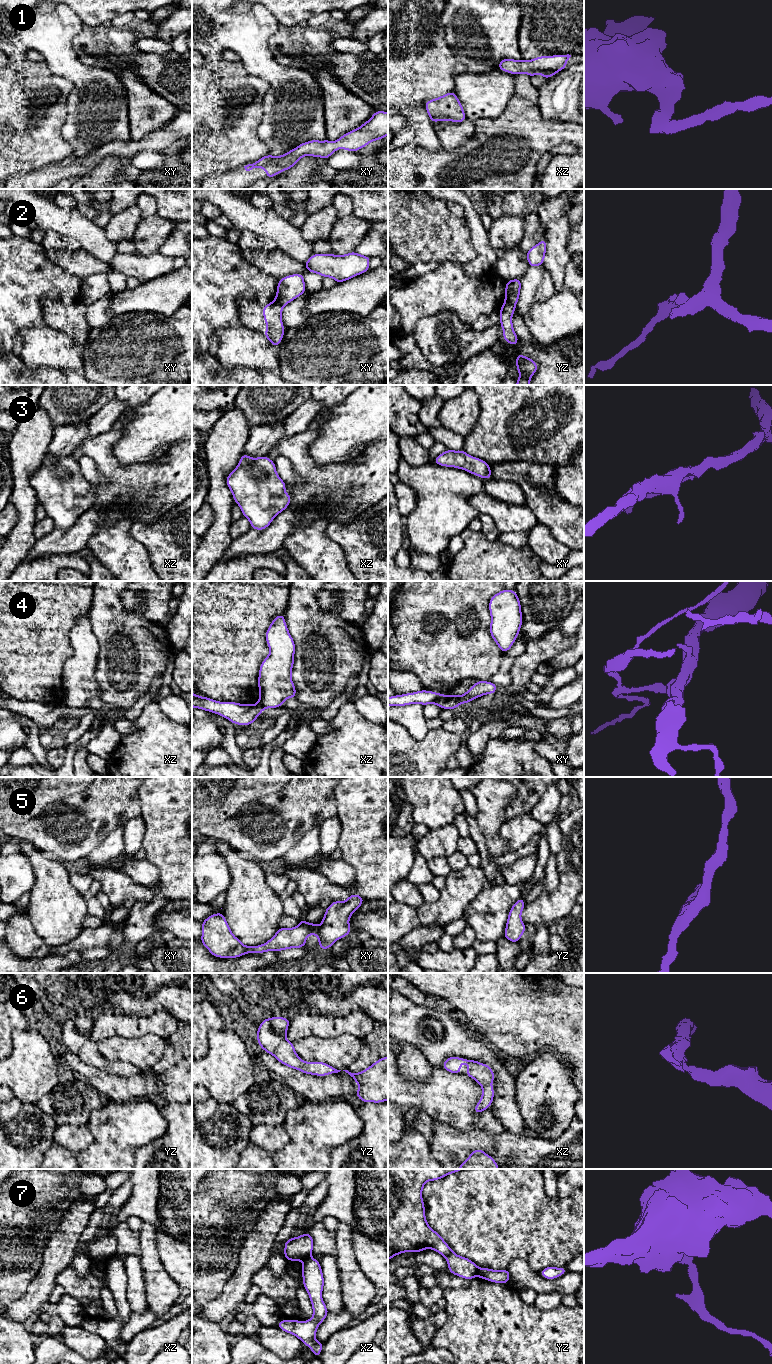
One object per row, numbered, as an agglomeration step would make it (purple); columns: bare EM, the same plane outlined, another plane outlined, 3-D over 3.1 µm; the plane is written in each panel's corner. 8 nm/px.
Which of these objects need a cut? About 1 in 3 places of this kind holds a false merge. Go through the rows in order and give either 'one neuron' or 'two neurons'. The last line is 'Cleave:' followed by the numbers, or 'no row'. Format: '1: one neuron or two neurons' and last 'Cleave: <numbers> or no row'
1: one neuron
2: two neurons
3: one neuron
4: two neurons
5: one neuron
6: one neuron
7: two neurons
Cleave: 2, 4, 7

